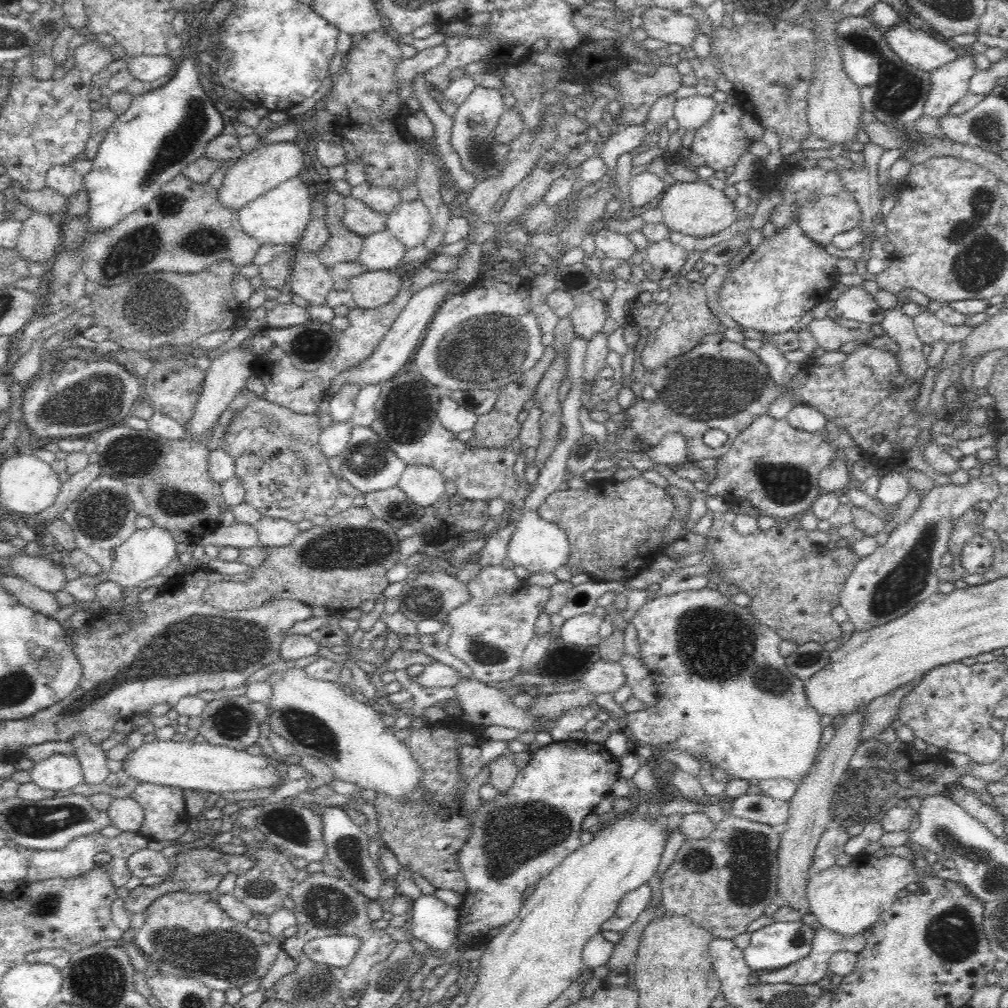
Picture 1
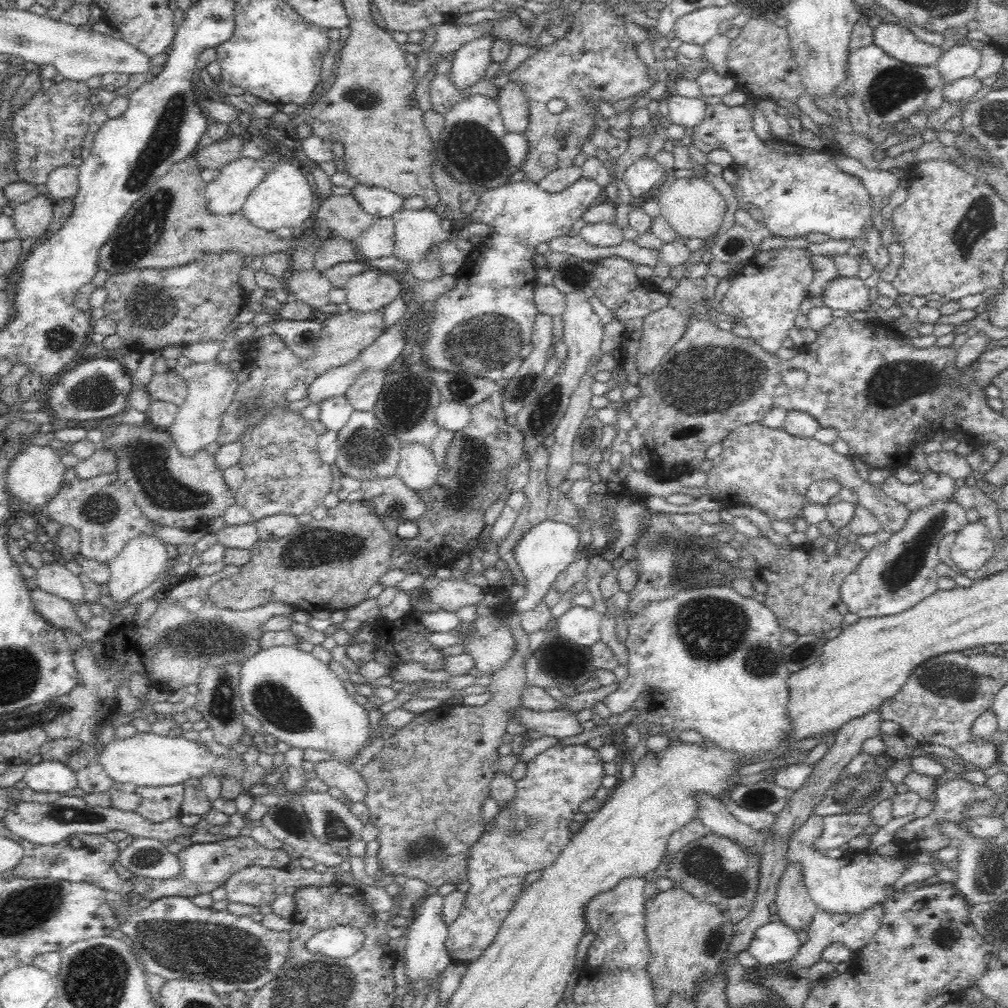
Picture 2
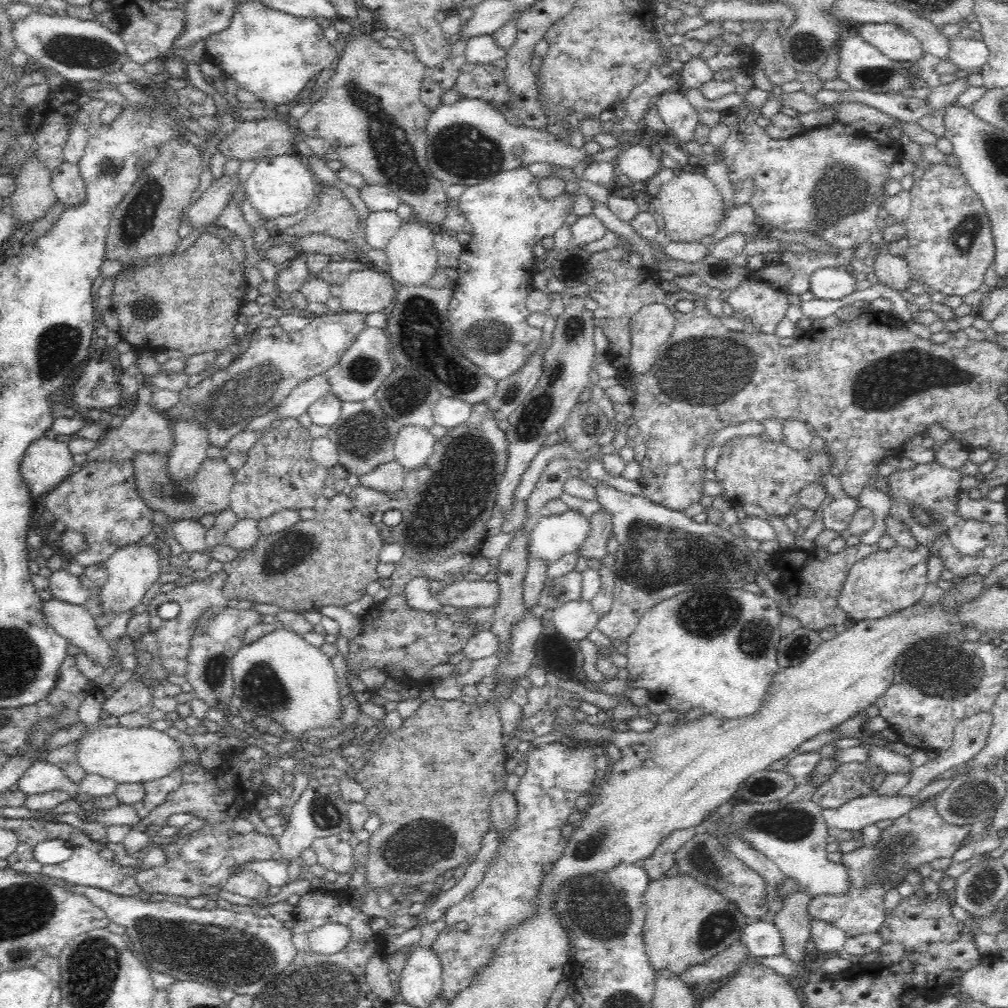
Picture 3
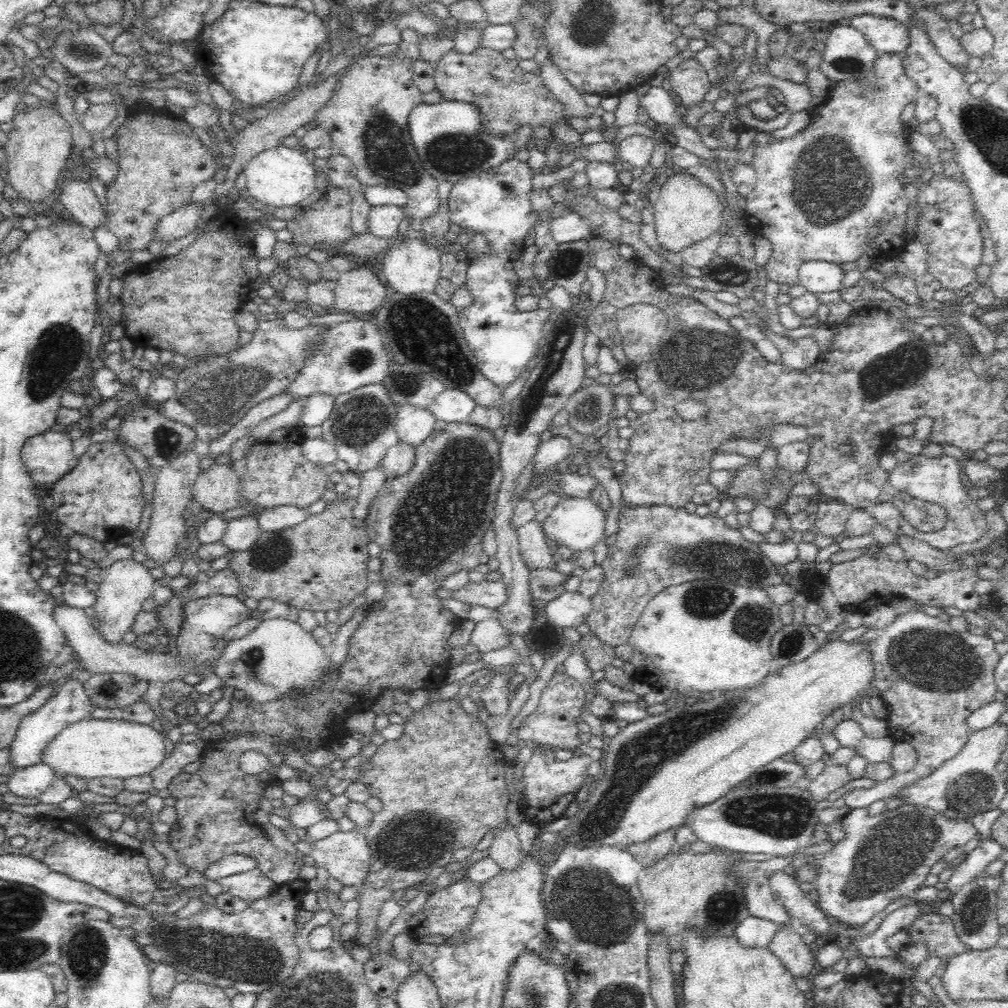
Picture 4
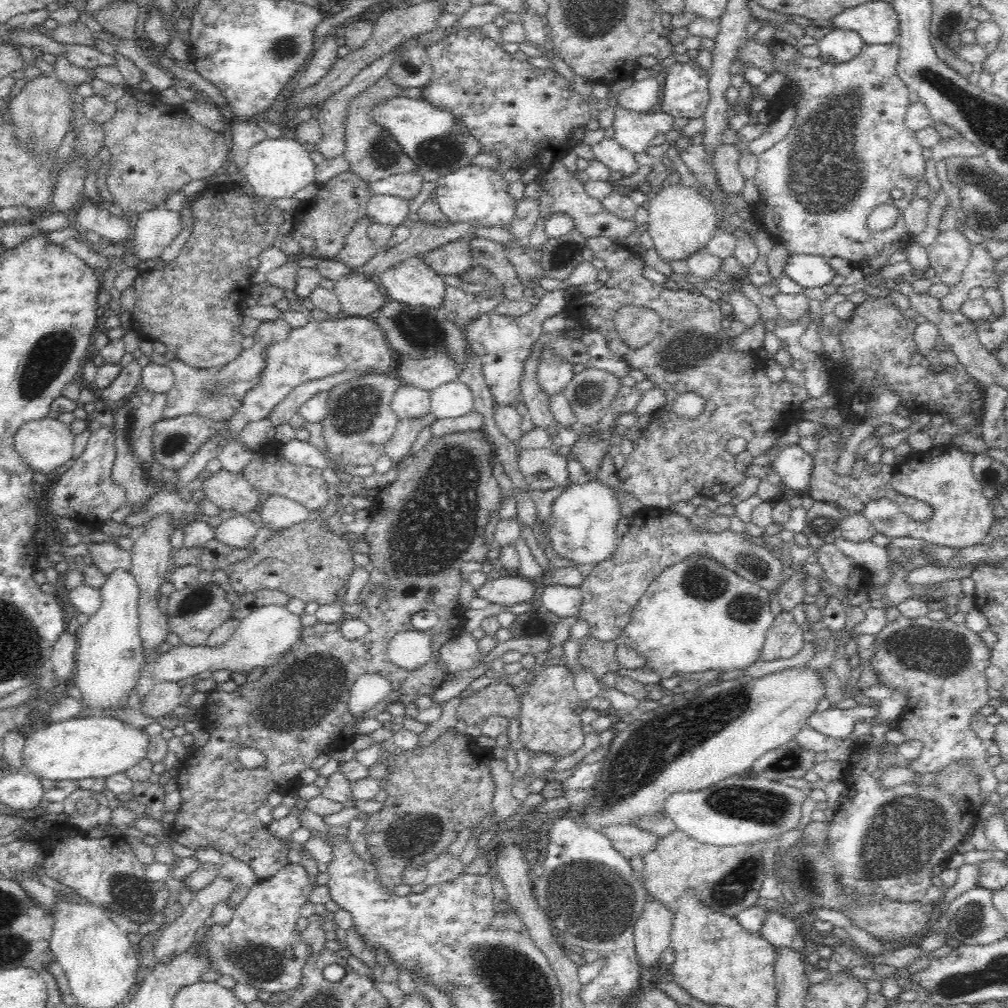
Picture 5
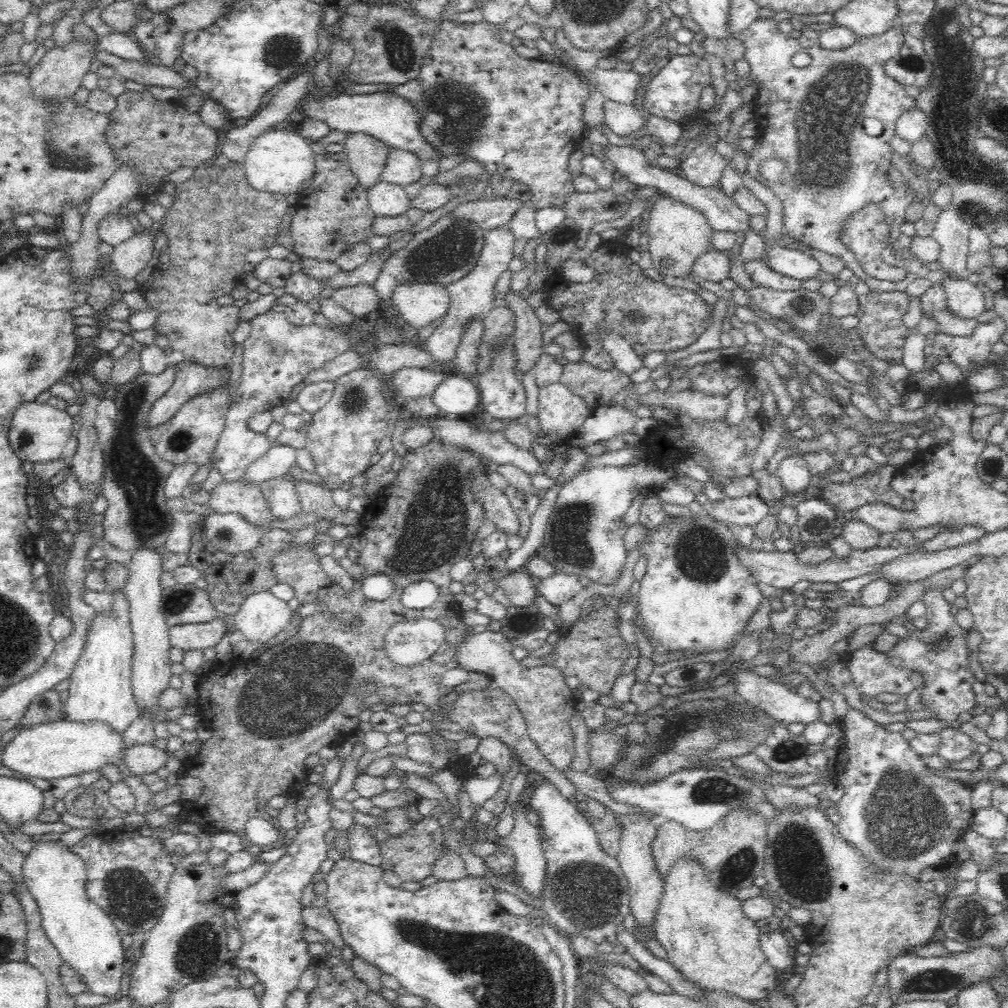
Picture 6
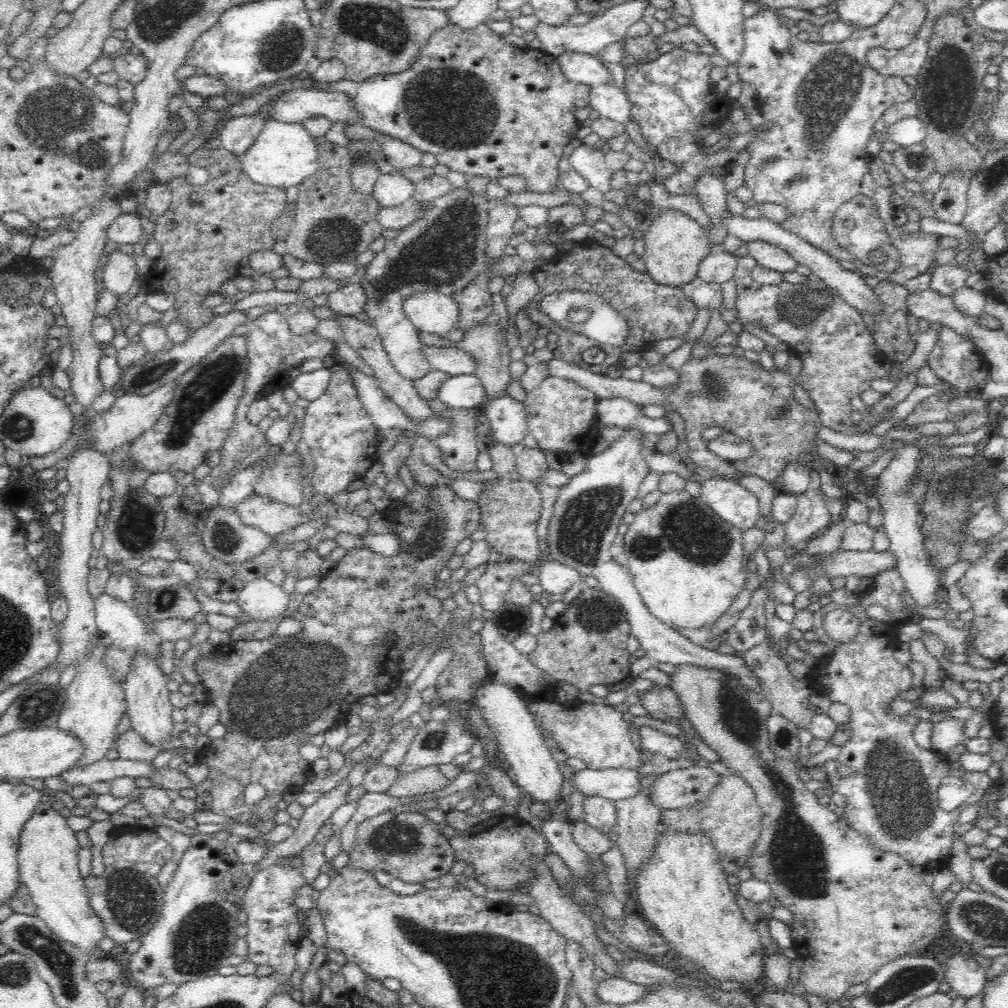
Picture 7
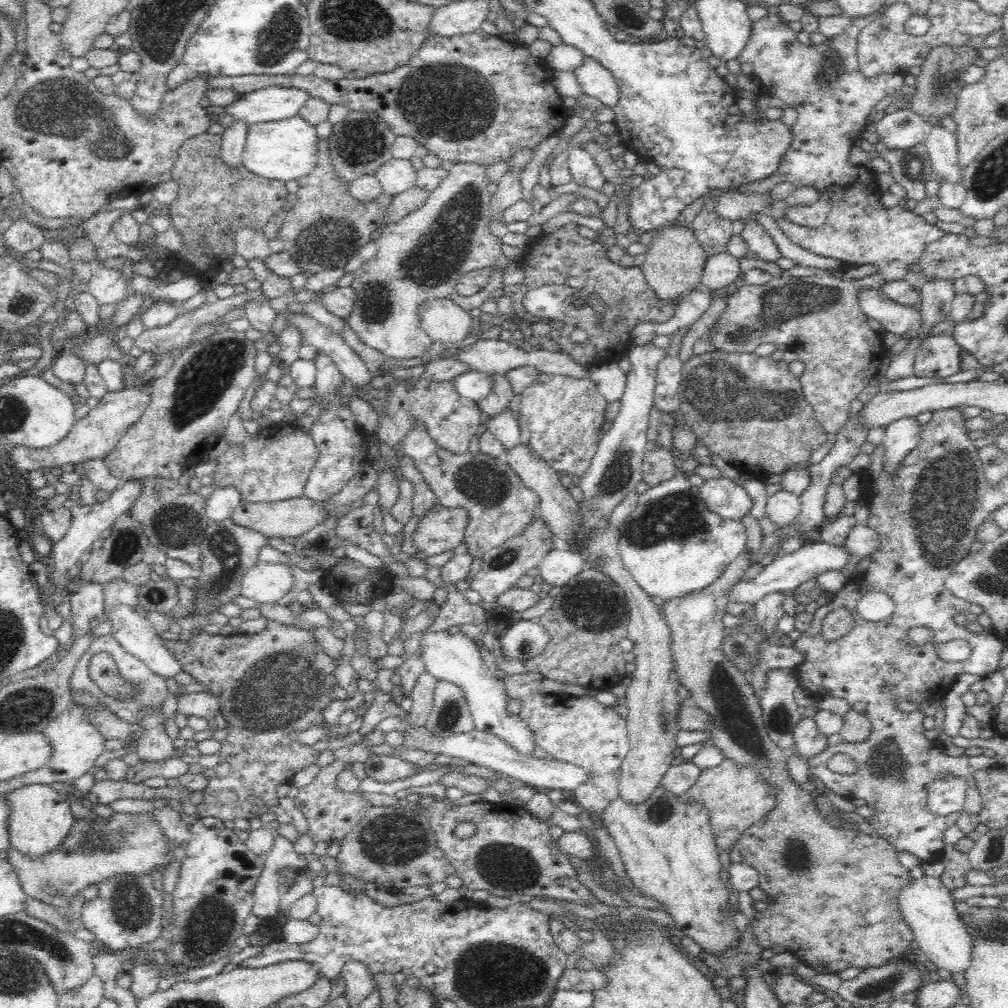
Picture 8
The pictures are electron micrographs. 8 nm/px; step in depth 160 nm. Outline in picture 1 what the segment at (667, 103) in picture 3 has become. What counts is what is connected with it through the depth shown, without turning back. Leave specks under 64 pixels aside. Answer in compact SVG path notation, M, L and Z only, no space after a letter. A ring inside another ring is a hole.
M690 96L678 100L674 115L683 129L696 131L714 114L718 103L710 96Z

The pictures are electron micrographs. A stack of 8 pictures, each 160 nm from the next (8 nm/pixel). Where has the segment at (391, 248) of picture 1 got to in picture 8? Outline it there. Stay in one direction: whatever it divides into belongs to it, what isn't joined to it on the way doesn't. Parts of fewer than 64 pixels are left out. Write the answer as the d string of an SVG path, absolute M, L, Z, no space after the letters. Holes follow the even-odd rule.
M404 159L388 161L375 172L375 175L379 180L381 193L390 197L410 190L415 186L417 179L417 172L412 167L412 163Z

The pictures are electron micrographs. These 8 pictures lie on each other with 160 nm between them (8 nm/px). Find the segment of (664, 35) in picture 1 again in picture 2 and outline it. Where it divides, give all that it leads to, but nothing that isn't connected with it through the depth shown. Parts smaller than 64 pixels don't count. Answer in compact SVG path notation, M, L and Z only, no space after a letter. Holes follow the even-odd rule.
M715 5L695 10L675 20L672 34L682 43L702 46L718 34L720 22L731 20L740 13L734 5L718 7Z

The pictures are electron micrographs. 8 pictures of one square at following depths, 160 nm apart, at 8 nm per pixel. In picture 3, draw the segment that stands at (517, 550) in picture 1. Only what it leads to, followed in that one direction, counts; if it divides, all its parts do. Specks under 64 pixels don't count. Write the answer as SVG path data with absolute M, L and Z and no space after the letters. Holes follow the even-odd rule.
M568 509L564 514L541 517L529 538L528 560L540 560L545 568L578 551L590 530L589 519Z

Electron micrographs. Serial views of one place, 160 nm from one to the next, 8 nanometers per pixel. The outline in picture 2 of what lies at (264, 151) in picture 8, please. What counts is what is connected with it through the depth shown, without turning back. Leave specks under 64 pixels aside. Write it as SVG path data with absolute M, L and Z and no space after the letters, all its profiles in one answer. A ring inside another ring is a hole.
M286 160L251 192L240 214L254 227L263 231L275 232L280 228L287 228L296 235L302 235L315 215L317 202L311 179L304 176L295 162Z

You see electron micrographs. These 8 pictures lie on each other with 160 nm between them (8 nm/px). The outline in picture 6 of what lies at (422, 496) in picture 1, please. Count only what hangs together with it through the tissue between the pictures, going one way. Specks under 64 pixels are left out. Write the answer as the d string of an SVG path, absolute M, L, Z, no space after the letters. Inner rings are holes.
M404 367L395 371L393 385L397 392L396 403L401 407L422 397L430 397L446 374L432 368Z

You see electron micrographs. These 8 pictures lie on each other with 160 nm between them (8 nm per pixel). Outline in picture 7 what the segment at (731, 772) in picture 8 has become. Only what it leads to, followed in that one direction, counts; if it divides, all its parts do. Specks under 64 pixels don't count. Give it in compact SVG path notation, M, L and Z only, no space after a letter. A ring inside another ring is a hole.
M721 775L721 785L713 792L706 806L661 812L660 835L704 834L716 849L716 859L724 876L738 877L738 872L748 867L753 848L758 845L763 813L757 803L756 793L742 777Z

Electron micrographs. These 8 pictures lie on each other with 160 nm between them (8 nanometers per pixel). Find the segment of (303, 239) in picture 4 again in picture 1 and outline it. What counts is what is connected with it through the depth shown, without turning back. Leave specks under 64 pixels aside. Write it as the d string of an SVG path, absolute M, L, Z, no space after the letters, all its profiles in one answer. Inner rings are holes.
M351 194L344 197L344 203L344 226L352 233L366 237L387 230L388 213L375 212Z

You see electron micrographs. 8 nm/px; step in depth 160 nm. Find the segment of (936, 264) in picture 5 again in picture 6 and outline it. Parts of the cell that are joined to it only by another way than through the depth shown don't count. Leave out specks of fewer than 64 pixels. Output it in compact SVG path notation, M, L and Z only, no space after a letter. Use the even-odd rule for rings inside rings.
M943 274L940 282L944 287L948 308L962 319L976 319L985 311L985 296L968 281L968 275Z

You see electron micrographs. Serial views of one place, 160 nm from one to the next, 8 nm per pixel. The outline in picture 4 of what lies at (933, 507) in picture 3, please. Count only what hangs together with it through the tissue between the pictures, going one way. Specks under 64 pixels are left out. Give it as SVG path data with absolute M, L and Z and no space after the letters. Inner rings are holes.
M924 455L910 457L906 462L897 463L889 473L889 481L899 492L900 497L910 495L925 502L940 505L946 509L948 515L948 522L938 532L920 532L913 527L913 524L910 526L908 522L906 524L888 524L888 530L895 535L910 536L920 539L935 550L950 551L952 547L959 544L974 544L990 532L986 520L976 505L974 491L971 491L971 497L968 497L966 488L960 482L960 466L954 457L950 455L938 456L937 459Z

